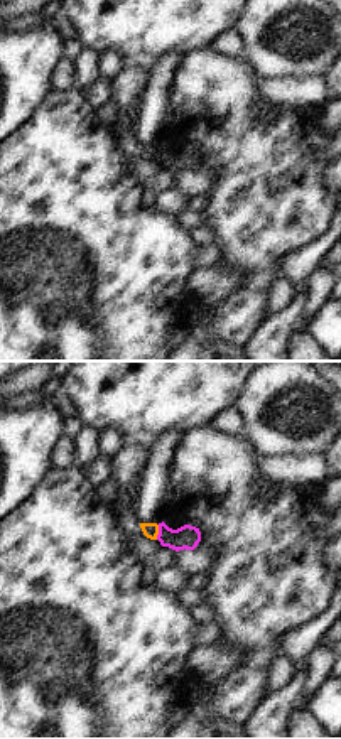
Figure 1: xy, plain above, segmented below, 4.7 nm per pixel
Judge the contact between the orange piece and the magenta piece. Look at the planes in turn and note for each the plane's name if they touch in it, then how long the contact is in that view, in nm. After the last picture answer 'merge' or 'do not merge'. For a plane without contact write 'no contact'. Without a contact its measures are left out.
contact in xy; length 70 nm

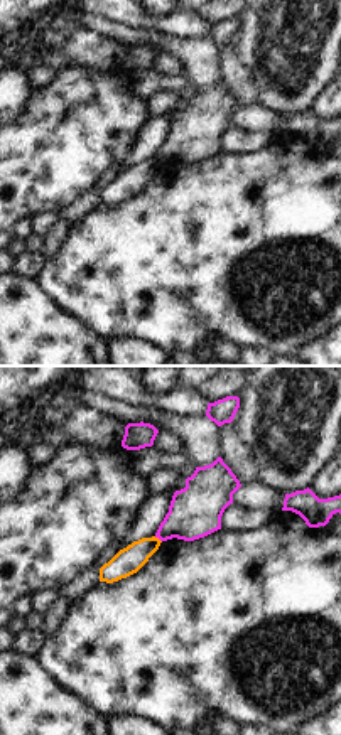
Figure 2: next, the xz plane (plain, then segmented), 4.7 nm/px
contact in xz; length 50 nm

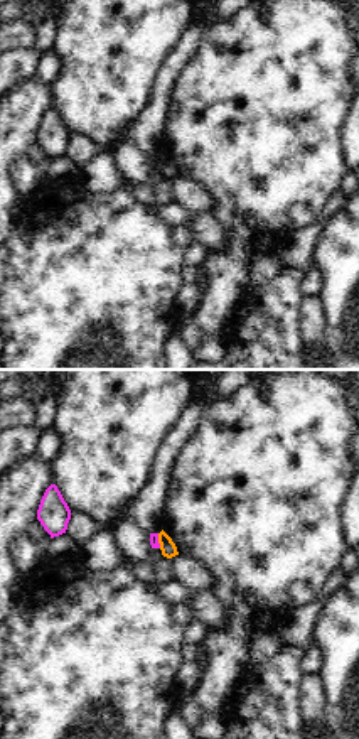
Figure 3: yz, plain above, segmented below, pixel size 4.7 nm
contact in yz; length 70 nm

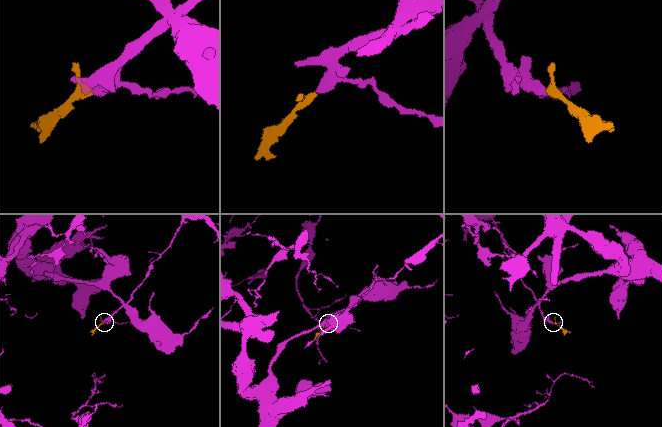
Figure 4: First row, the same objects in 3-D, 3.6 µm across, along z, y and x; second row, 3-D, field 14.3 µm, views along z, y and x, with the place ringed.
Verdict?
do not merge

